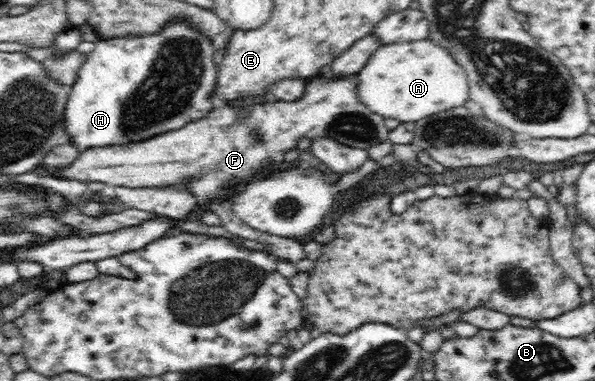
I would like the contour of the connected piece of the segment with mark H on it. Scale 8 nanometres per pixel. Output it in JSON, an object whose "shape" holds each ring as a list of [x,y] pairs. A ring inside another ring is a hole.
{"shape":[[[176,16],[172,18],[170,23],[166,23],[158,33],[154,35],[124,35],[116,39],[99,39],[95,43],[95,48],[87,55],[86,61],[82,64],[78,71],[76,81],[70,87],[71,92],[67,99],[66,109],[64,109],[64,117],[66,117],[66,127],[68,133],[74,139],[74,145],[86,149],[86,147],[102,147],[102,145],[120,145],[120,143],[128,143],[128,141],[142,141],[166,131],[180,129],[188,123],[206,117],[206,114],[212,109],[216,103],[213,101],[212,90],[215,86],[217,76],[216,53],[214,51],[213,40],[208,35],[202,35],[201,30],[191,25],[191,21],[184,16]]]}

